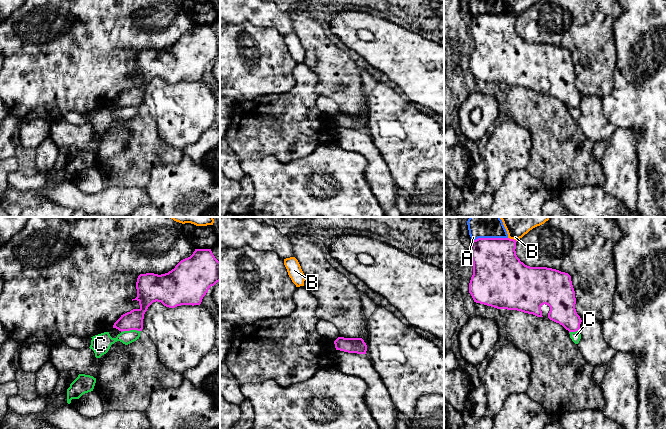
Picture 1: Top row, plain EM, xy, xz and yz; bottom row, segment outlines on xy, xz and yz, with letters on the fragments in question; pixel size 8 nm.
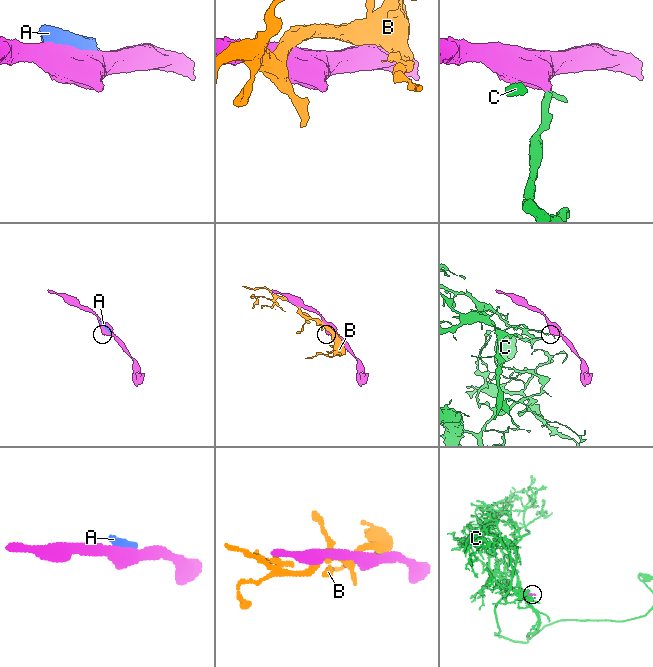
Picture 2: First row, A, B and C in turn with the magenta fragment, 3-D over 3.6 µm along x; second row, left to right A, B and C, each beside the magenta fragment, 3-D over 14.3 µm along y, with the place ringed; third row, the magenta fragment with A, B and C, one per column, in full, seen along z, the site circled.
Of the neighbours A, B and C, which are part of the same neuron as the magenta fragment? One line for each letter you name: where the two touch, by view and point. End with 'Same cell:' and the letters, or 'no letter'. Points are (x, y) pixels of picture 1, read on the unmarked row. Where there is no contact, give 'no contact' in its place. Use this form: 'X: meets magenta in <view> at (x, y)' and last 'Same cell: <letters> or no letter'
Same cell: no letter

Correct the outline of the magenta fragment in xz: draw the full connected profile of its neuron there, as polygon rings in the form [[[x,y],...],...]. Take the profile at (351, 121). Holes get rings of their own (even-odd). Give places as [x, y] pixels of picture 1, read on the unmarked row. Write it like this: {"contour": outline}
{"contour": [[[338,113],[334,120],[336,126],[348,129],[366,130],[367,127],[367,121],[362,114]]]}

